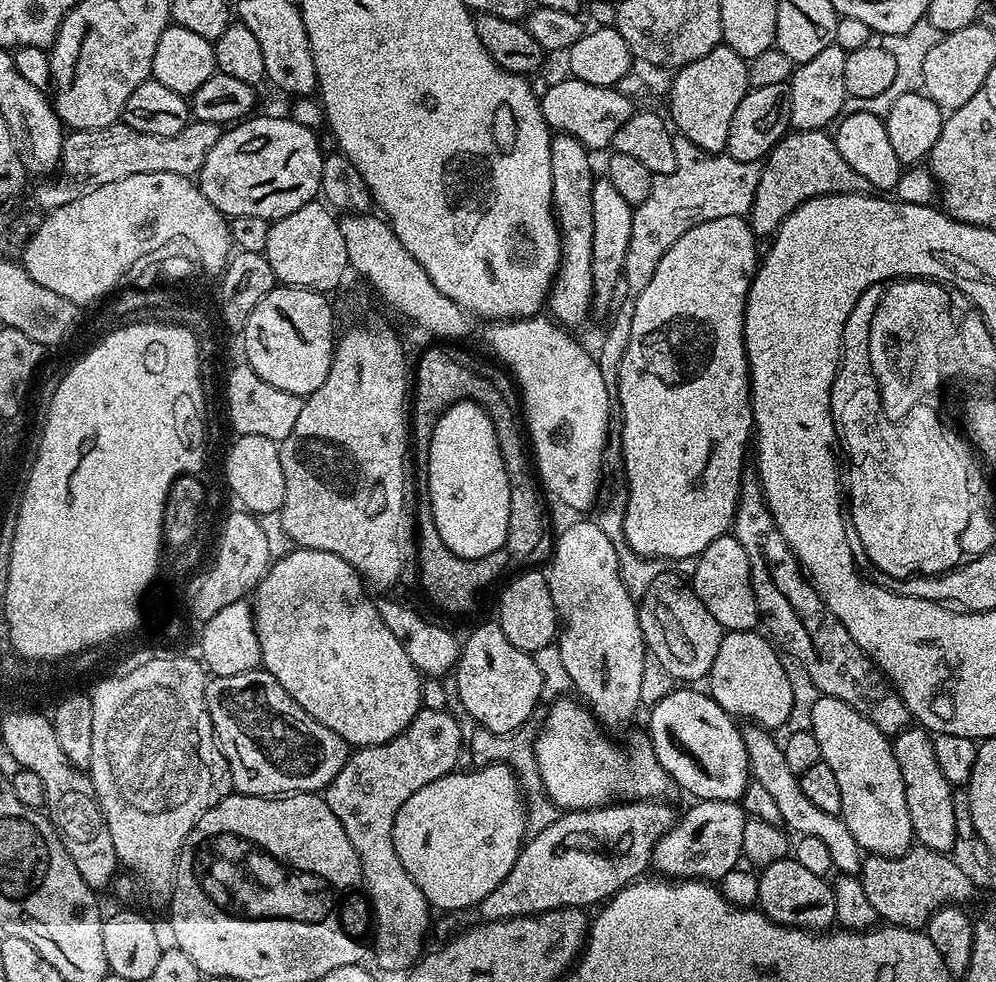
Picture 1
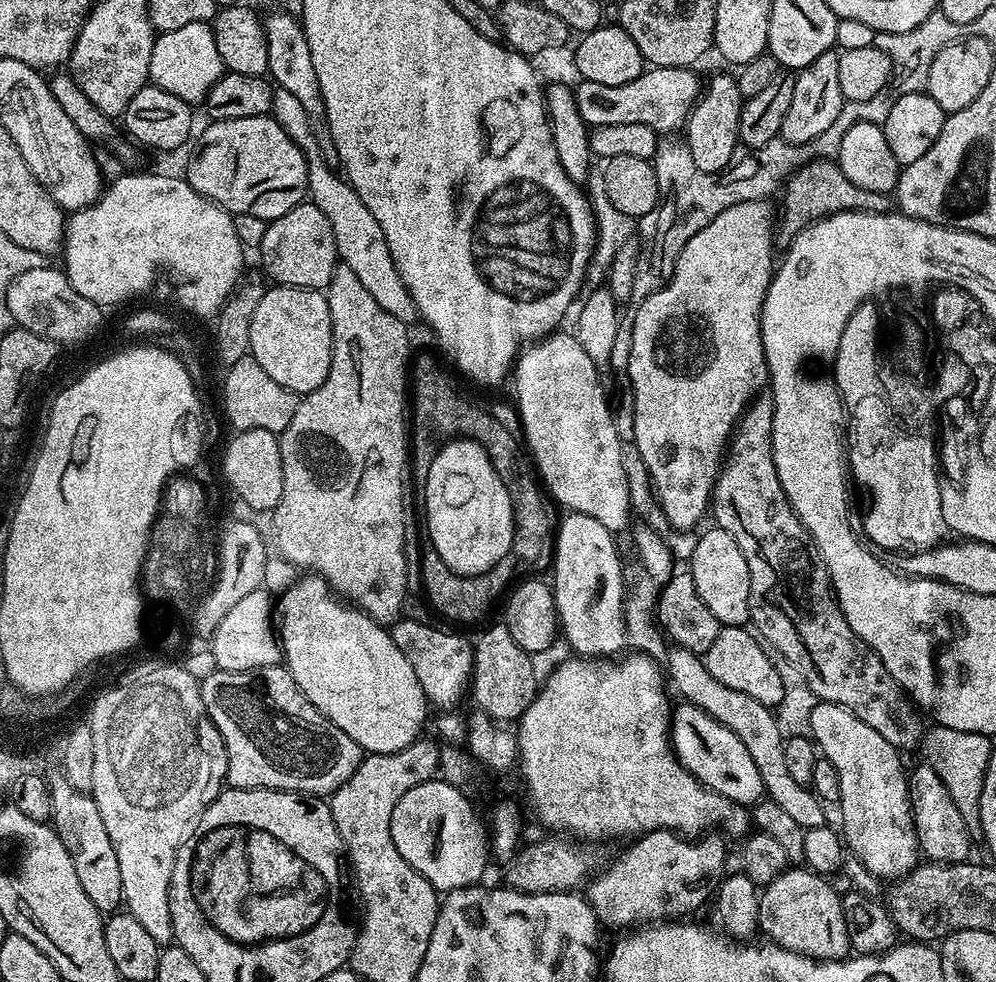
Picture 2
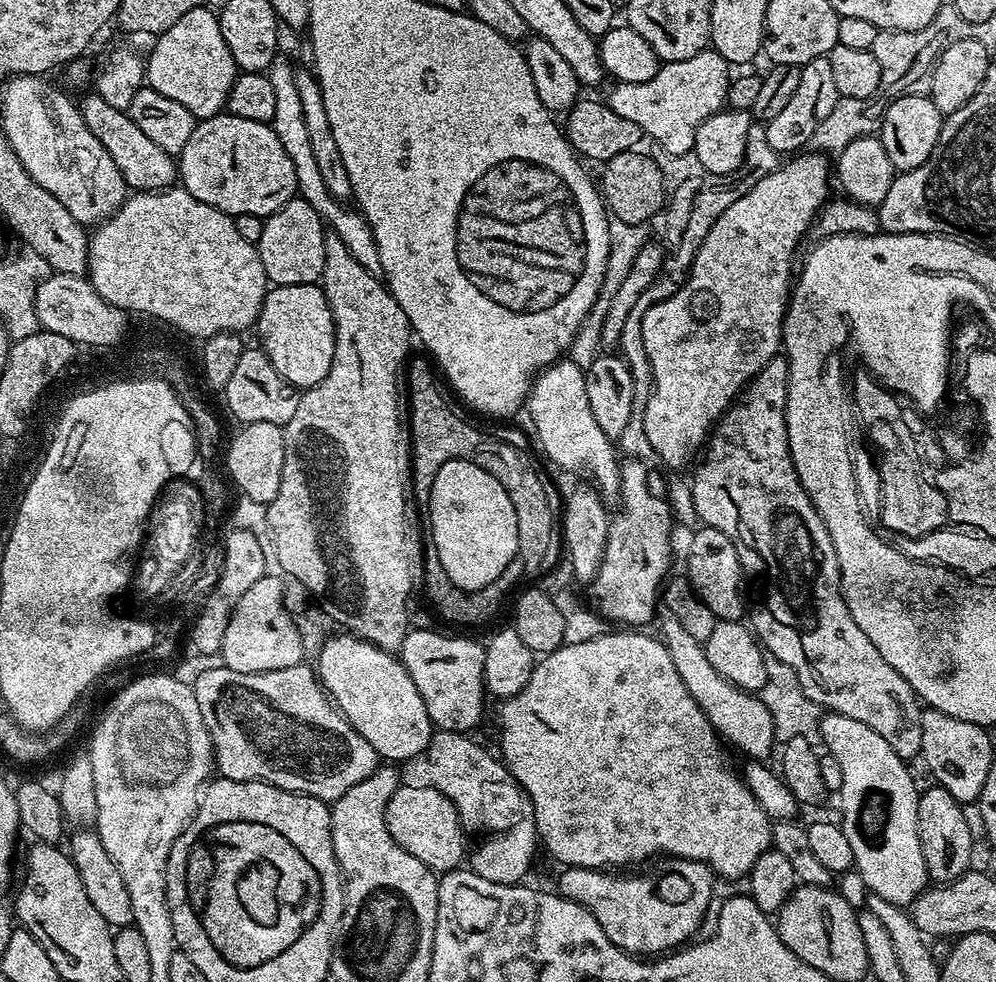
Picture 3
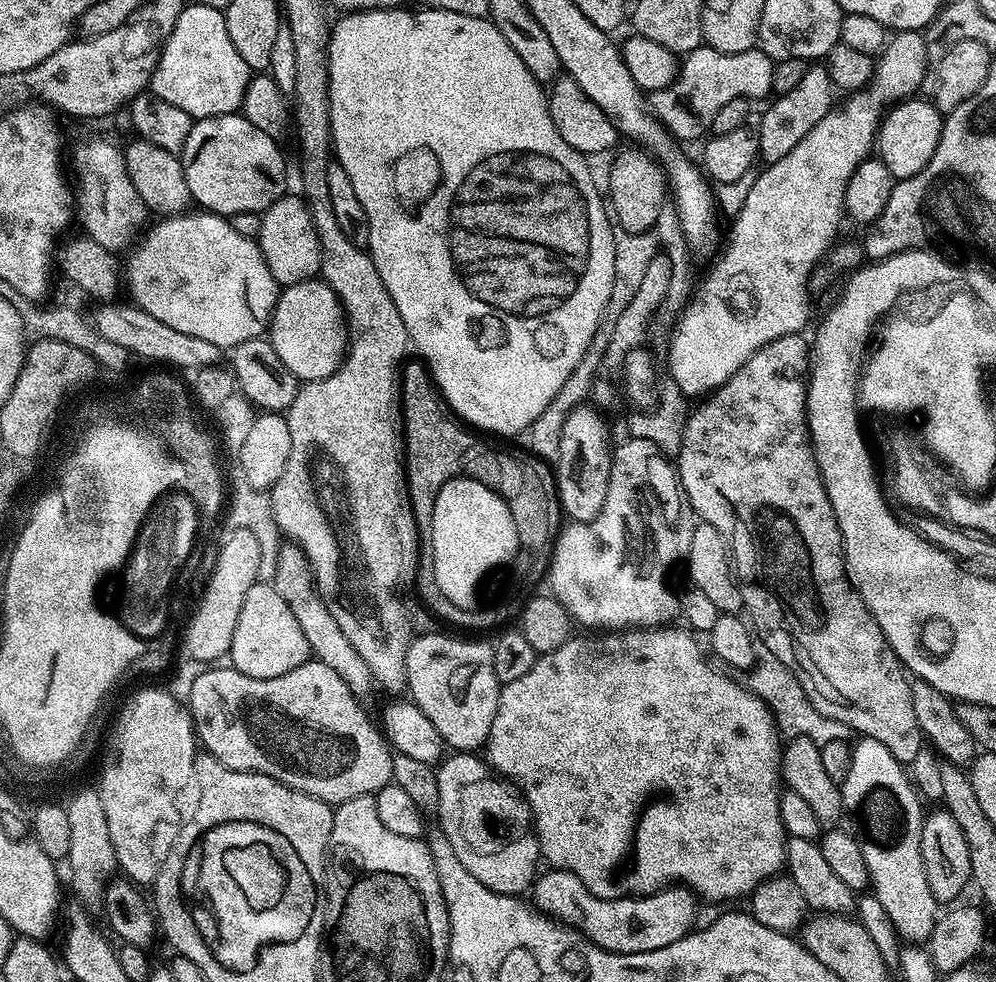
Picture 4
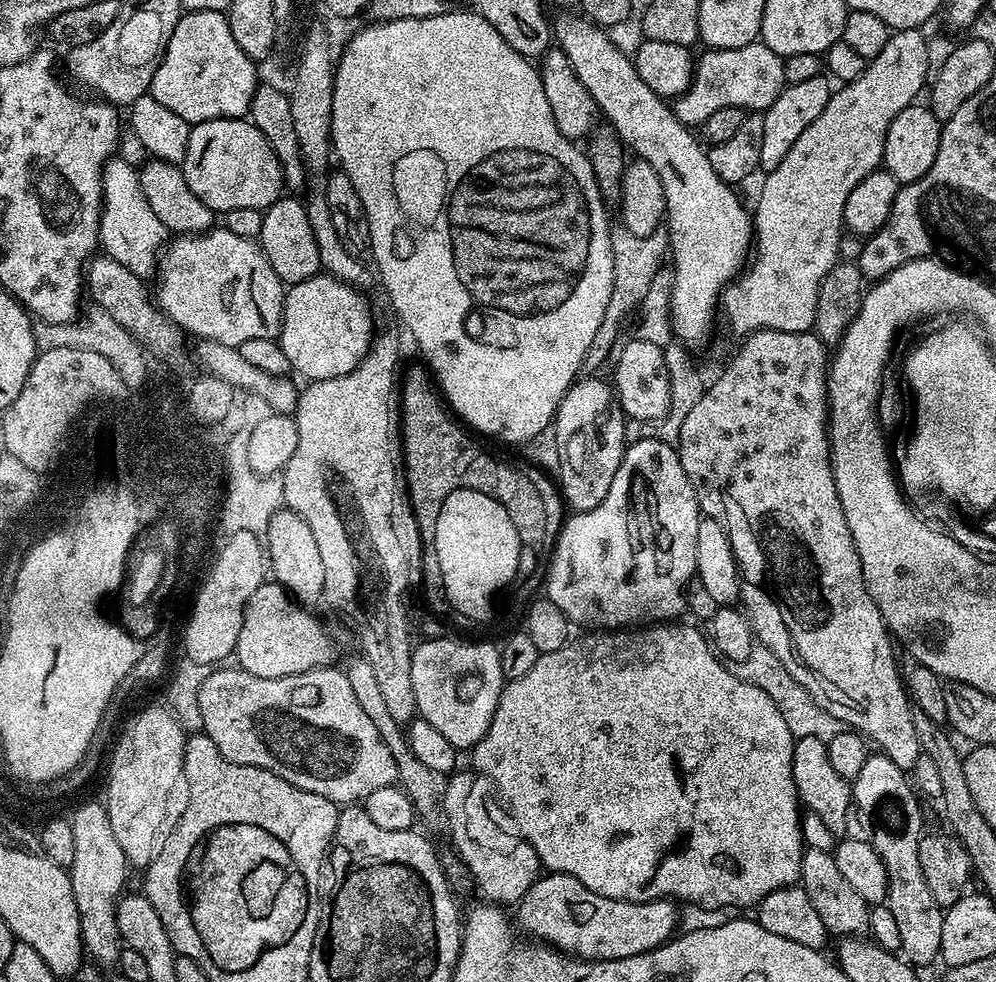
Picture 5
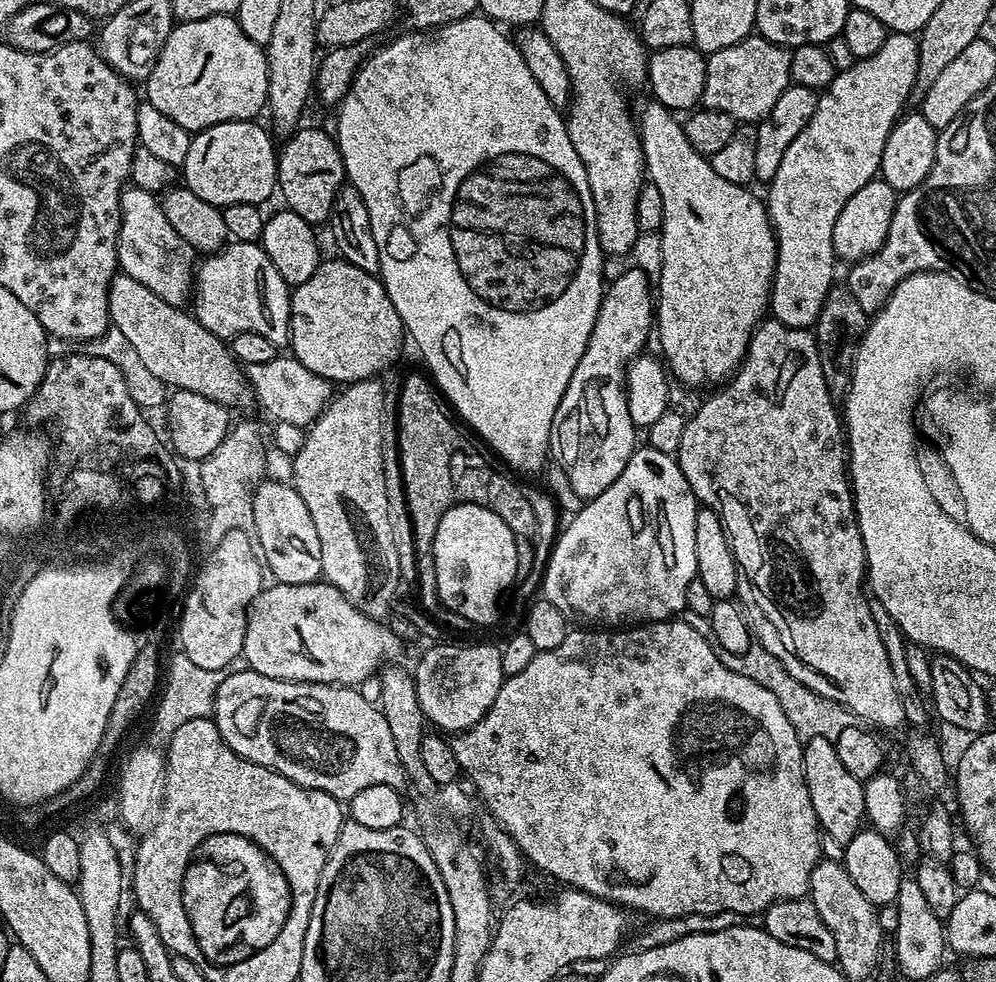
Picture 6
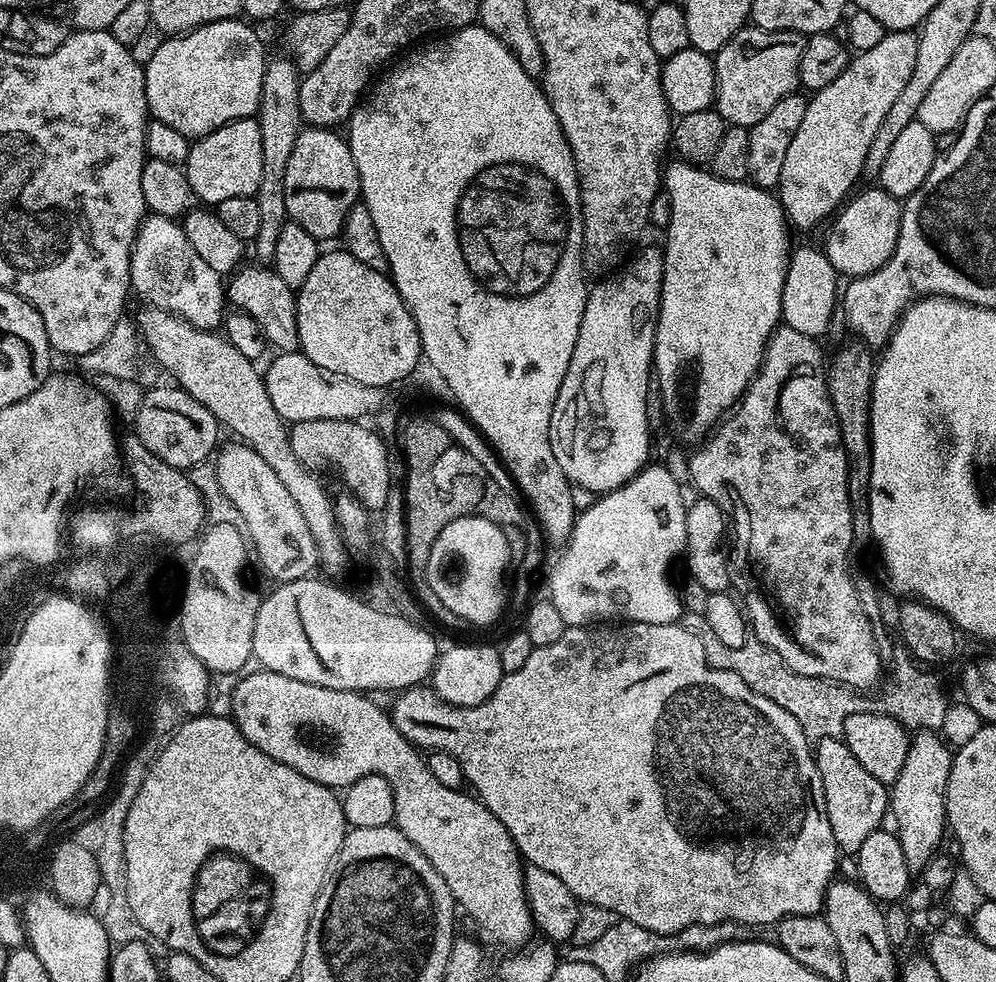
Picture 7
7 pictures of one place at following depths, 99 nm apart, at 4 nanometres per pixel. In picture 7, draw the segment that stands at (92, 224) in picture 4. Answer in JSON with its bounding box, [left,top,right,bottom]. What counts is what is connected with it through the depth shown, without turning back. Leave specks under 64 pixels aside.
[131,215,226,330]

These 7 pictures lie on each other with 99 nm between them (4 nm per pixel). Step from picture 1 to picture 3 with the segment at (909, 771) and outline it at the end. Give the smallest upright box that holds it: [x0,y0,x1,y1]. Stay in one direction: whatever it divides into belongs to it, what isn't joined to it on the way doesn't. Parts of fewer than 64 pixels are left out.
[918,786,972,885]

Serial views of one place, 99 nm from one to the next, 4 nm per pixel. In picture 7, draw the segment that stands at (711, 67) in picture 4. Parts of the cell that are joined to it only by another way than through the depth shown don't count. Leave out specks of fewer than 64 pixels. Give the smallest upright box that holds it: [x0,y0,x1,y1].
[714,26,805,129]

